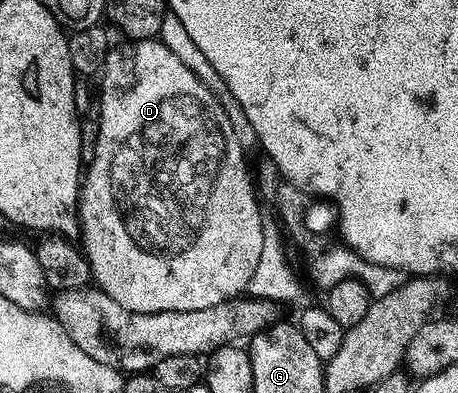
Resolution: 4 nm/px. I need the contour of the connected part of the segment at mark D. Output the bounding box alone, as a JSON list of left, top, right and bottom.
[78,38,264,312]

